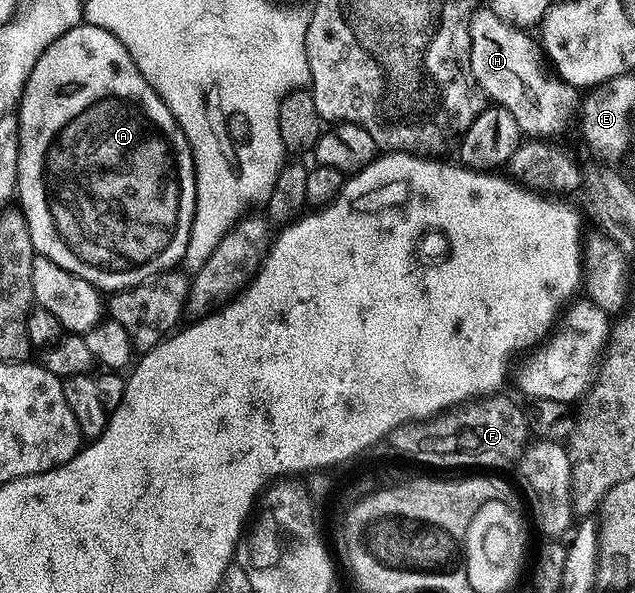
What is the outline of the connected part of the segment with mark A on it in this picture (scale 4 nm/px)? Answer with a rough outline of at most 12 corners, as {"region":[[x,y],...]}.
{"region":[[105,28],[33,64],[17,206],[103,292],[178,267],[195,165]]}

